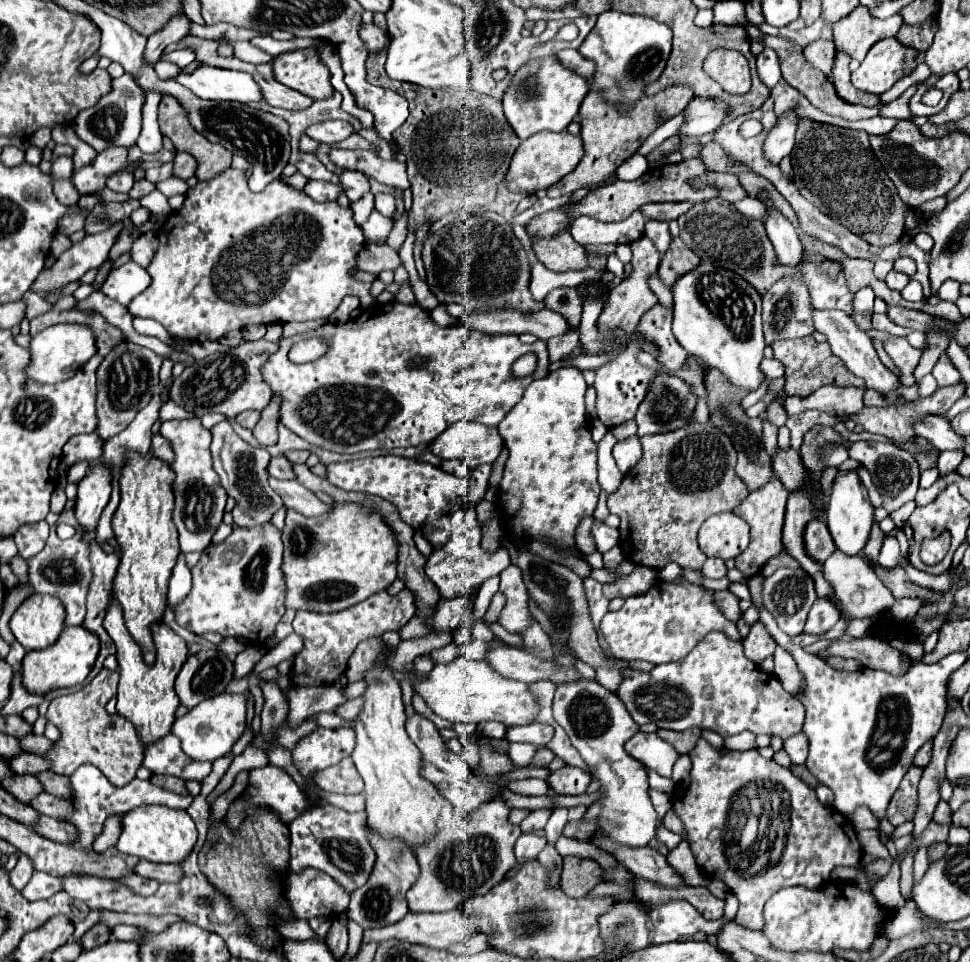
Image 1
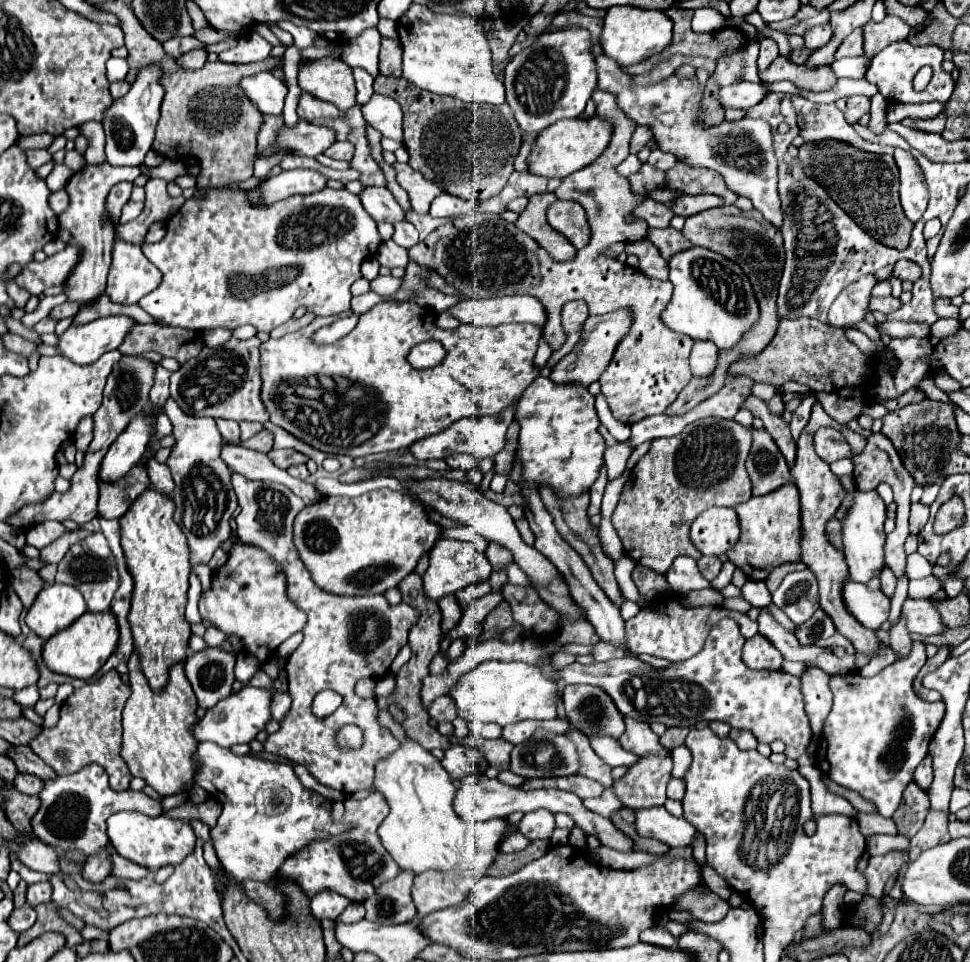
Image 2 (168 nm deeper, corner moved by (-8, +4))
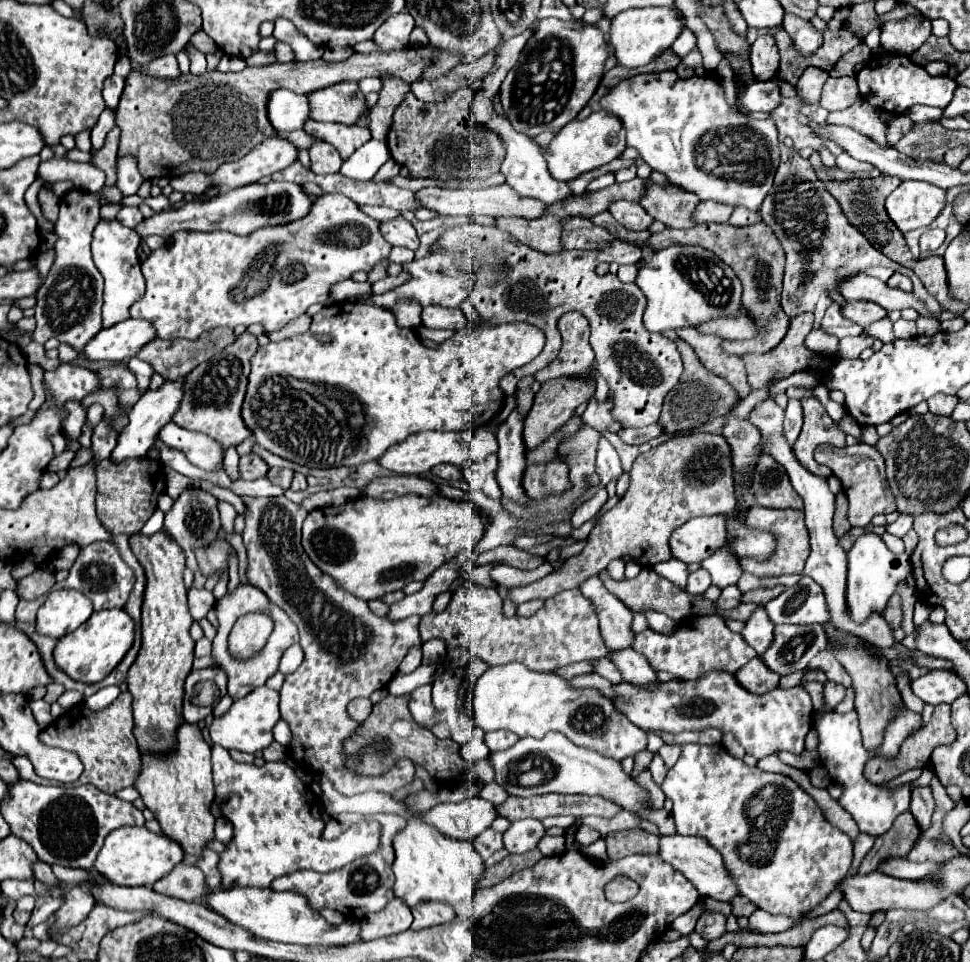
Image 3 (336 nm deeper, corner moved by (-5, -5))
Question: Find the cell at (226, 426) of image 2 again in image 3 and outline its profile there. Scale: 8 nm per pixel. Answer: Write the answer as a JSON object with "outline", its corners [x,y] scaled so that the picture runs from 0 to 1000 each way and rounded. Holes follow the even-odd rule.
{"outline":[[[236,464],[236,466],[234,466],[234,470],[232,470],[232,491],[234,491],[240,499],[244,499],[244,497],[246,497],[244,480],[246,480],[244,466],[242,466],[242,464]]]}

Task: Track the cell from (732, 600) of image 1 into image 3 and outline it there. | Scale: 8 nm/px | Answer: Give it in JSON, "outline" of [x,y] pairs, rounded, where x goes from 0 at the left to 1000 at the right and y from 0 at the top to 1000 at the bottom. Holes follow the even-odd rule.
{"outline":[[[663,590],[659,599],[648,605],[636,605],[628,601],[624,593],[618,595],[618,601],[622,603],[624,611],[653,636],[677,634],[694,644],[706,644],[712,638],[712,620],[698,613],[671,590]]]}

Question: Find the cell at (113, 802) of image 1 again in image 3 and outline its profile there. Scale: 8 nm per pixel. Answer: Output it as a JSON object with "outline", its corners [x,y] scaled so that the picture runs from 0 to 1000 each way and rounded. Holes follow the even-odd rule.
{"outline":[[[22,811],[9,817],[9,832],[1,836],[1,846],[11,859],[11,867],[32,877],[40,894],[71,902],[96,902],[100,886],[114,863],[125,859],[149,859],[143,840],[104,823],[96,815],[63,819]]]}

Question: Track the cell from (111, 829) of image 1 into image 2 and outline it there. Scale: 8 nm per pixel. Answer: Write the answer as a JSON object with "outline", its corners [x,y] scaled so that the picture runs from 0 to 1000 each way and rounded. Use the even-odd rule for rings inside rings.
{"outline":[[[107,880],[103,889],[91,891],[91,897],[85,903],[85,914],[91,918],[103,918],[111,912],[111,897],[107,897],[107,889],[115,889],[115,880]]]}

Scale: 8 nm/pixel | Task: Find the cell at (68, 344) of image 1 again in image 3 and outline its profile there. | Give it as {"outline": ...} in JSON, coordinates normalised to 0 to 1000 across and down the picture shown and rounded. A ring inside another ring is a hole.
{"outline":[[[127,333],[114,341],[106,341],[92,358],[88,358],[88,372],[92,374],[133,374],[145,360],[160,351],[160,341],[152,333]]]}

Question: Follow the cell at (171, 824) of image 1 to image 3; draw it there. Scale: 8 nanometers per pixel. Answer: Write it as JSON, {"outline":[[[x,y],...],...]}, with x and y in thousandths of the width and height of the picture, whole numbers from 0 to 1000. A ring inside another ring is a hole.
{"outline":[[[129,859],[129,861],[123,861],[121,865],[112,865],[98,894],[98,904],[123,921],[149,921],[174,909],[176,902],[189,894],[189,890],[191,890],[189,881],[174,869],[160,867],[143,859]]]}

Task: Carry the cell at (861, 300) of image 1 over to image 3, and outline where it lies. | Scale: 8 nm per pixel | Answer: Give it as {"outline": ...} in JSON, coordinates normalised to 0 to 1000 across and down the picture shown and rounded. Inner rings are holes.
{"outline":[[[928,331],[921,336],[921,345],[924,351],[935,352],[945,348],[945,340],[942,334]]]}

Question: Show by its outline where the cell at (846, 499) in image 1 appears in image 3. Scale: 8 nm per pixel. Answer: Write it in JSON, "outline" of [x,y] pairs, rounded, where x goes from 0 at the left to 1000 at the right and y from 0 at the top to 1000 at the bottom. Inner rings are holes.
{"outline":[[[898,551],[888,555],[881,561],[879,570],[873,574],[873,588],[873,628],[879,644],[884,647],[890,647],[898,636],[910,636],[916,620],[923,615],[925,605],[933,603],[933,599],[939,595],[938,577],[931,575],[929,578],[923,578],[921,574],[916,574],[908,557]]]}

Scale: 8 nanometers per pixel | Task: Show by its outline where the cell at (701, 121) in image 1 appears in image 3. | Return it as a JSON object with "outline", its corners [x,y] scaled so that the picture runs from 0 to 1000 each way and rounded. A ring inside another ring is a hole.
{"outline":[[[778,85],[766,91],[762,100],[764,108],[772,116],[795,116],[803,110],[803,89],[799,85]]]}

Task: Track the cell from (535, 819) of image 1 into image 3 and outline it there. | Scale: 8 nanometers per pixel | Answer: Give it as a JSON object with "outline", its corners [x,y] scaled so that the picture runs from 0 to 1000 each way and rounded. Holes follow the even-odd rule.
{"outline":[[[541,850],[525,859],[525,863],[519,867],[519,877],[527,888],[539,888],[552,884],[562,867],[562,859],[556,852]]]}

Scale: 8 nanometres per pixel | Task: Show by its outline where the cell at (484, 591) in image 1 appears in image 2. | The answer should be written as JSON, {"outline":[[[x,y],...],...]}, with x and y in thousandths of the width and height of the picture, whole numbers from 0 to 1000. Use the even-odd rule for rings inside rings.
{"outline":[[[472,664],[472,666],[466,666],[464,668],[464,673],[460,675],[460,685],[464,685],[464,687],[468,687],[468,685],[472,685],[474,681],[476,681],[476,677],[480,675],[480,664]]]}

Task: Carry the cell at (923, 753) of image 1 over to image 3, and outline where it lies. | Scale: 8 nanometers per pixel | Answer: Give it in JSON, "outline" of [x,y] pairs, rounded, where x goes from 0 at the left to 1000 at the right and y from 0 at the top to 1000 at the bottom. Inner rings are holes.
{"outline":[[[943,817],[941,827],[939,827],[939,844],[945,850],[949,863],[954,863],[960,854],[962,846],[962,827],[958,817]]]}

